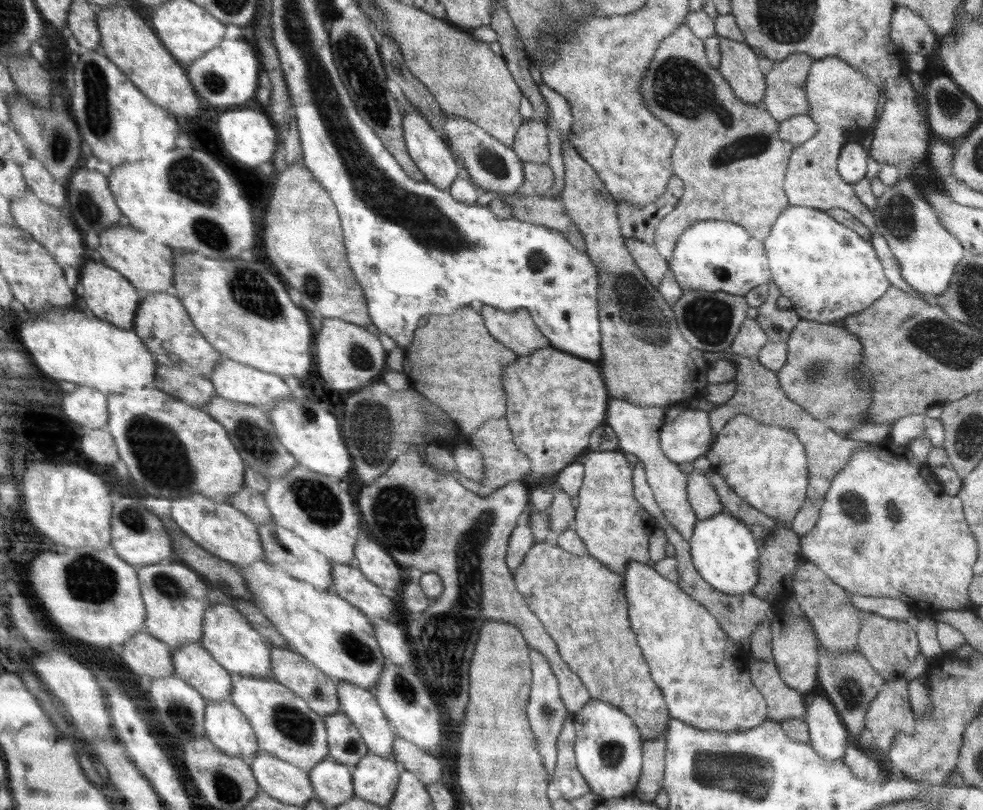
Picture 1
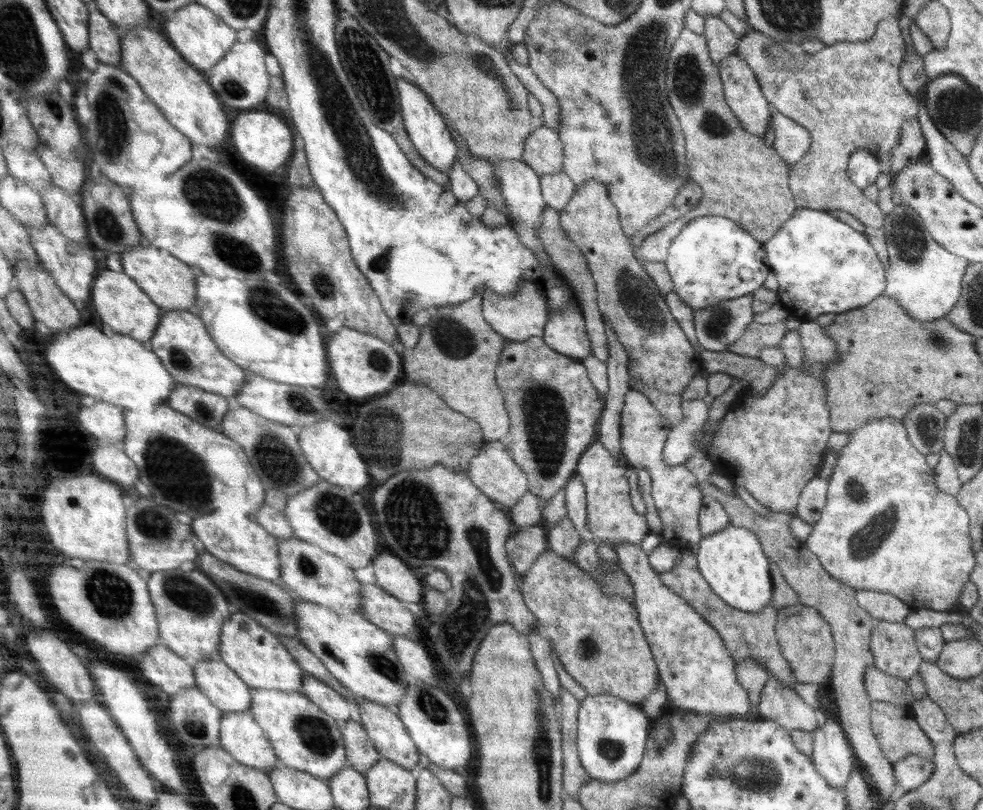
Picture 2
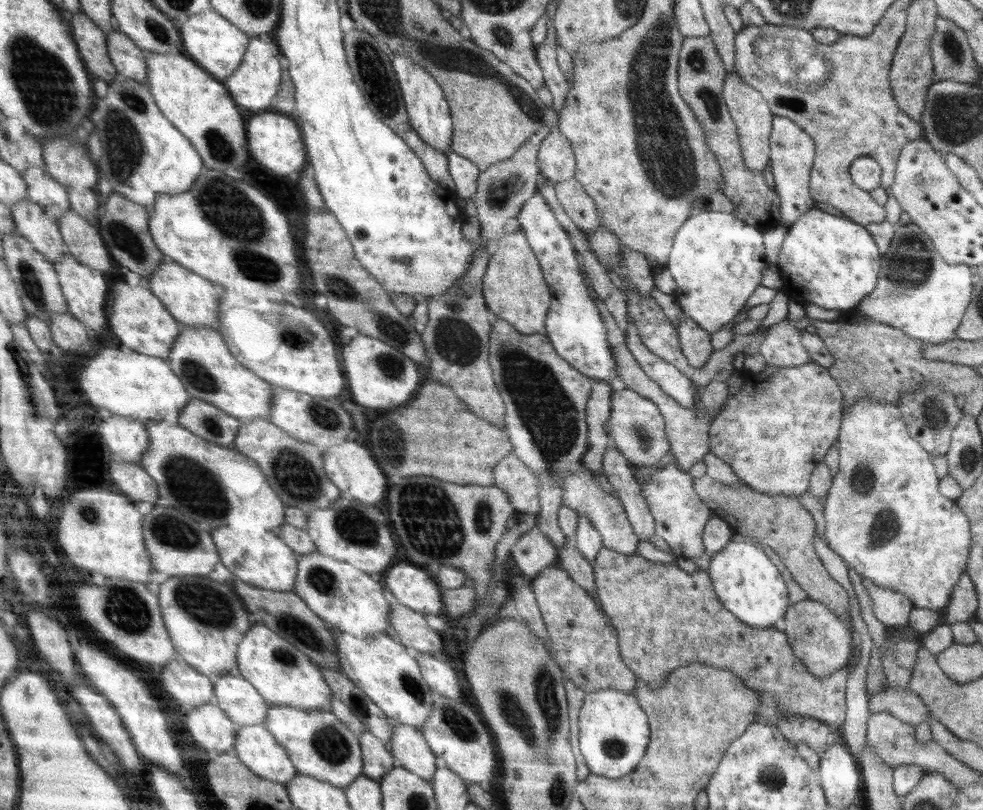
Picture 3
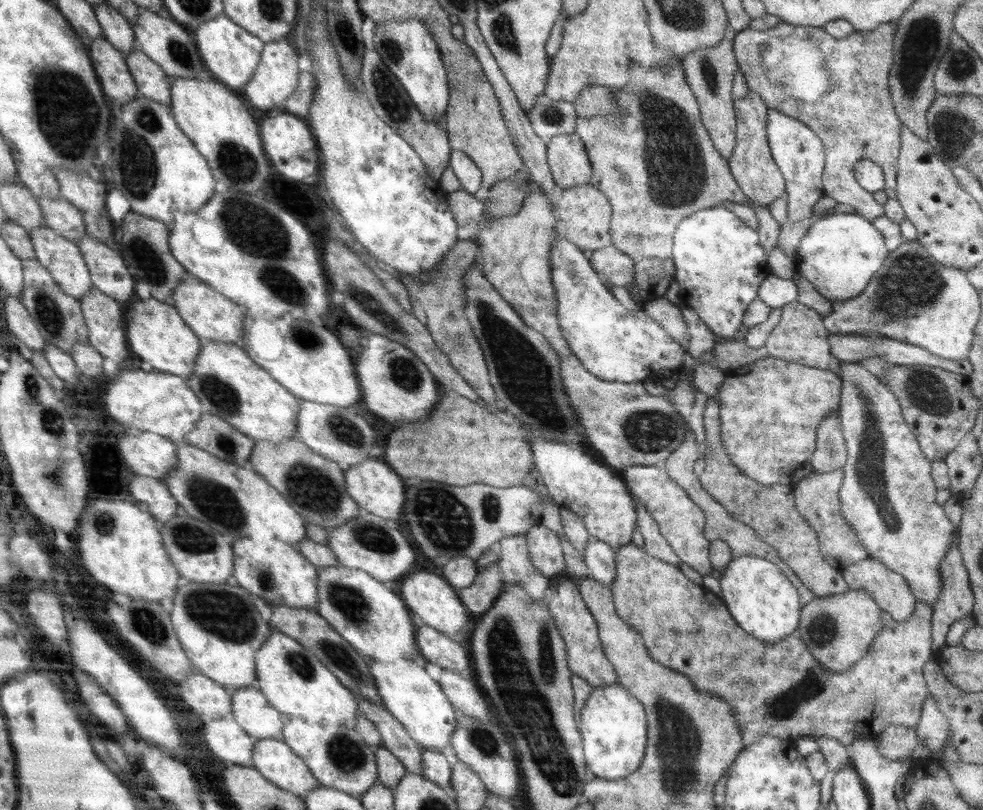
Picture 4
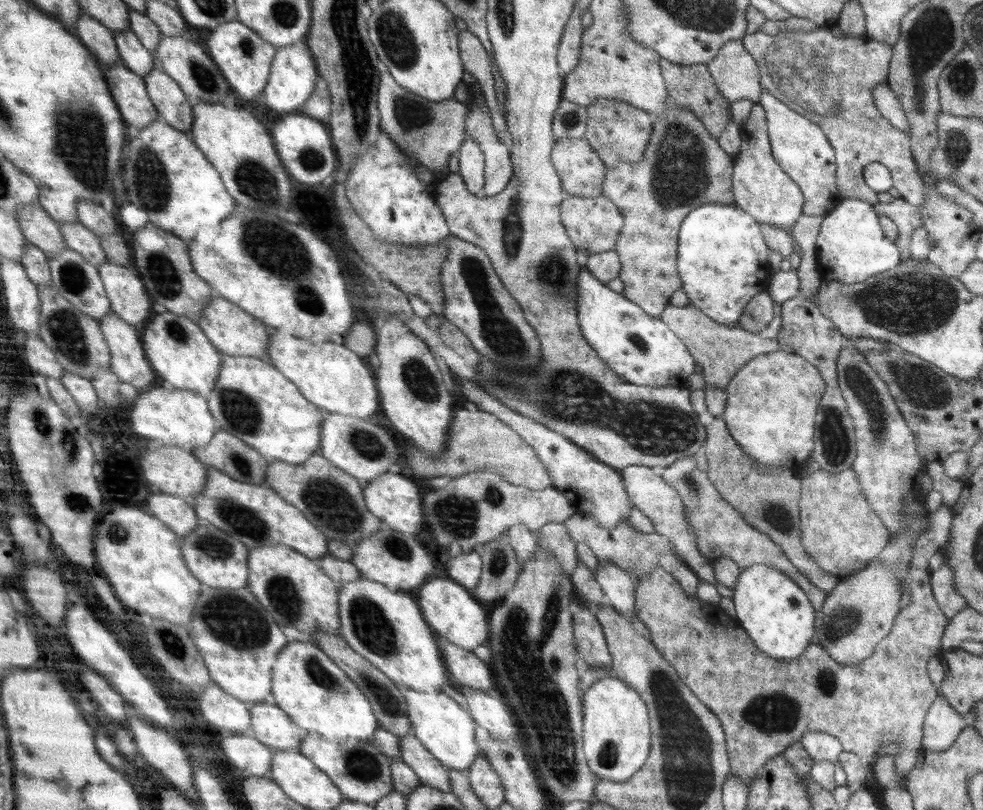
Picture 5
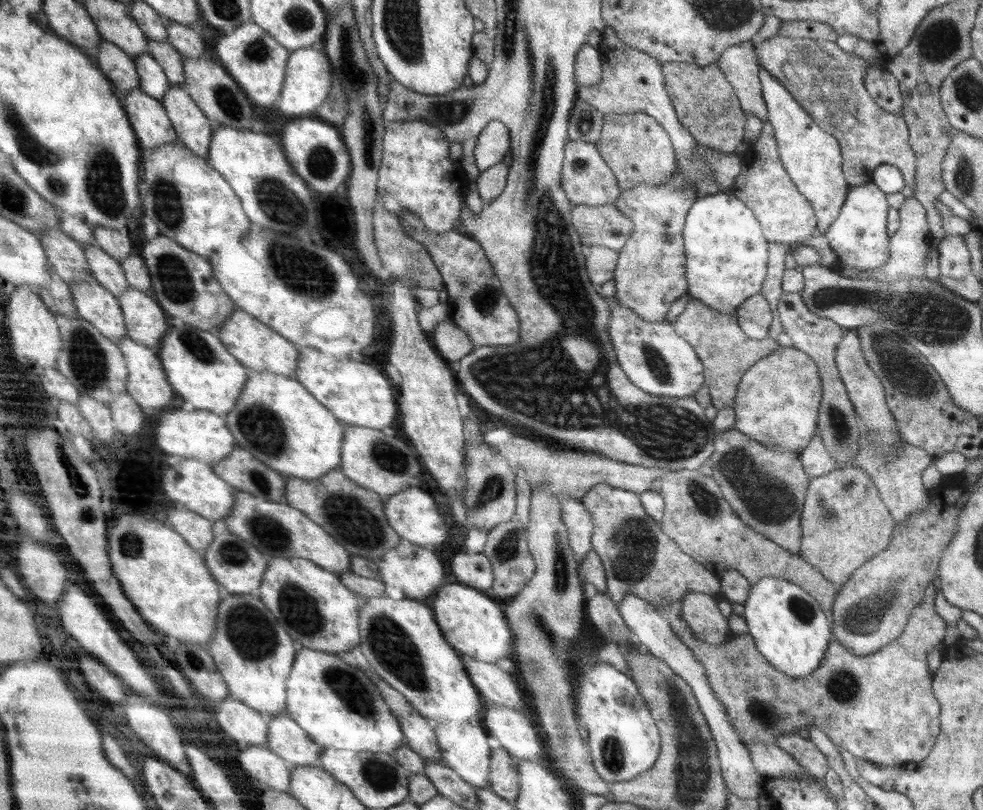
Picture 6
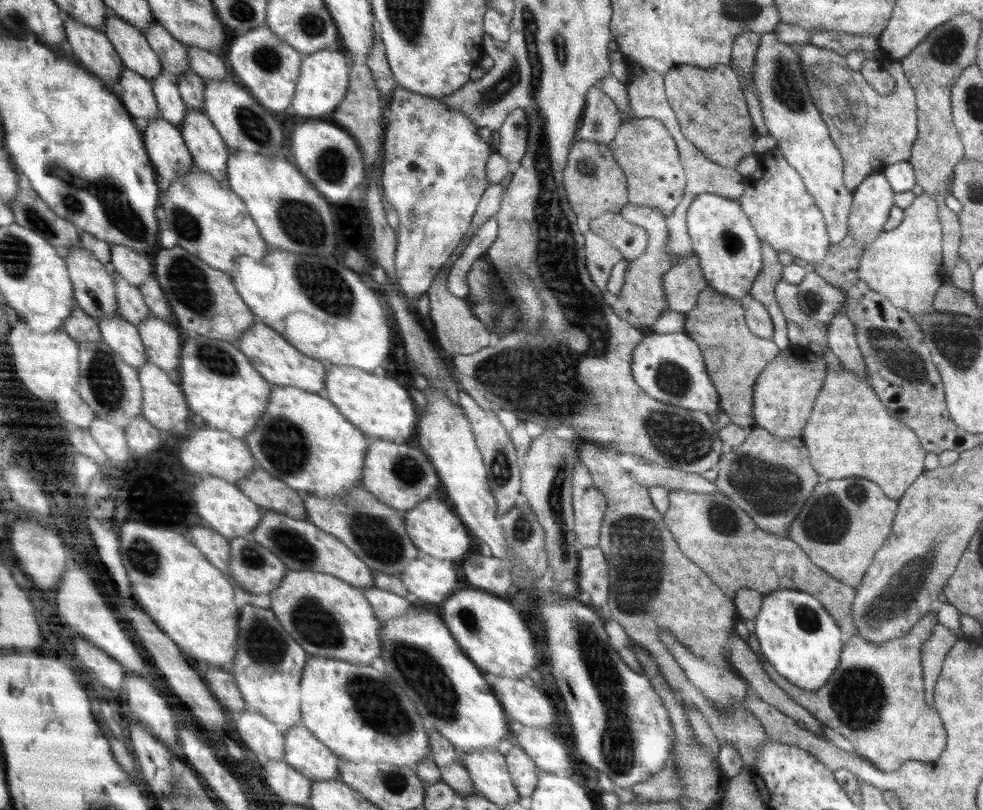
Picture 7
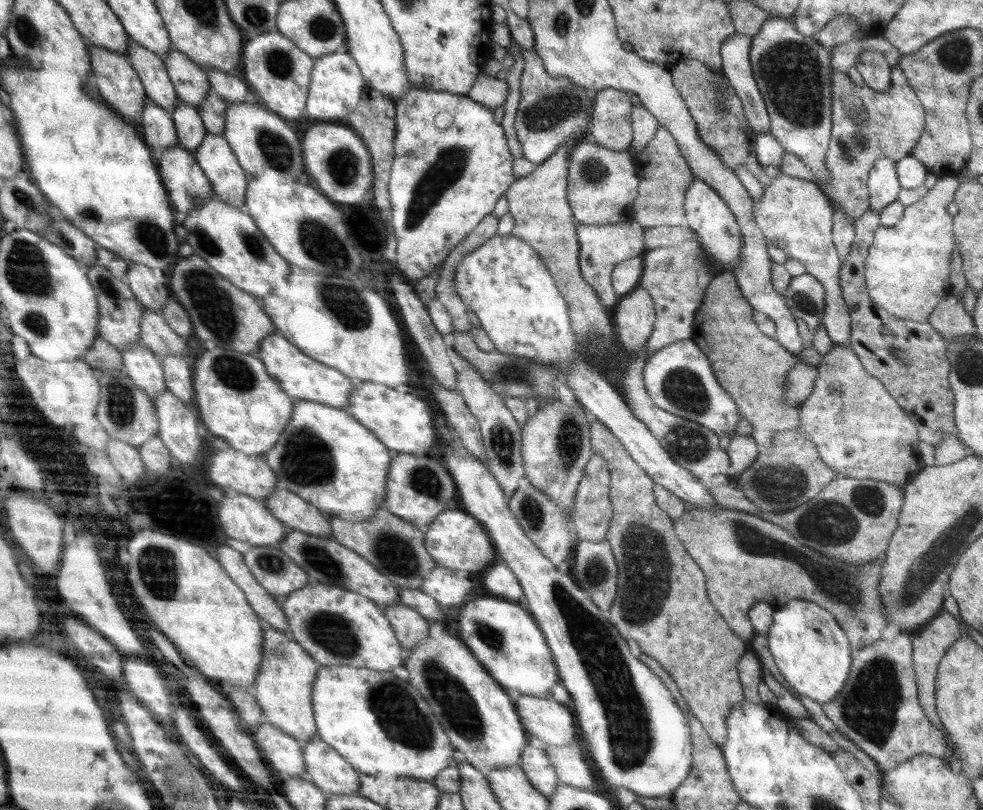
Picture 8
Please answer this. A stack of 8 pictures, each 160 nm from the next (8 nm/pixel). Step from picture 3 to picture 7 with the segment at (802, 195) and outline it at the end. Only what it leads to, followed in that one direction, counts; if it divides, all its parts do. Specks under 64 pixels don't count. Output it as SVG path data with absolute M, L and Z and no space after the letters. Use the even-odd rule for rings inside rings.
M764 33L760 37L753 68L753 86L760 99L769 134L776 138L777 147L802 178L808 194L814 198L823 215L830 244L842 242L848 232L848 215L853 198L843 180L843 158L832 142L824 119L820 118L820 111L801 67L801 58L792 45L784 44L776 33Z

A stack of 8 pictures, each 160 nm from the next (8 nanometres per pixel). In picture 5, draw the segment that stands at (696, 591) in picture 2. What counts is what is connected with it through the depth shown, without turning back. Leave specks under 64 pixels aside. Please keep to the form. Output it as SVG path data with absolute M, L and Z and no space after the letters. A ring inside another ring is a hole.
M944 503L942 506L930 512L929 525L927 529L917 538L915 549L913 550L913 557L910 559L910 566L908 569L908 576L906 580L909 582L909 596L907 601L904 601L896 620L893 622L891 633L877 644L872 656L862 663L856 663L853 665L839 664L834 662L829 654L816 642L811 642L808 648L804 651L804 654L800 659L794 659L794 661L778 661L772 657L768 657L764 654L755 644L754 641L737 626L735 619L731 619L718 605L707 605L703 603L698 597L688 598L688 595L684 592L681 584L669 573L666 572L660 565L657 566L651 574L643 574L638 576L635 585L635 613L637 614L638 622L642 622L642 631L646 637L652 642L652 644L658 649L658 652L662 655L665 662L668 662L672 668L674 668L678 678L681 682L686 684L686 687L694 694L700 702L706 705L720 720L720 725L725 733L725 743L728 751L731 774L734 773L741 781L750 783L755 778L755 774L760 768L768 762L768 759L774 758L777 754L781 754L783 750L790 746L792 743L799 743L808 731L820 732L830 734L830 736L838 739L843 746L843 750L846 752L852 752L857 754L866 764L873 764L877 757L880 755L900 754L904 750L918 750L922 749L922 727L924 727L924 719L926 719L926 713L934 703L936 699L936 688L934 688L930 678L927 674L928 662L934 658L934 656L940 654L941 640L948 626L949 620L944 616L942 610L940 610L939 604L934 598L931 591L931 573L928 568L928 560L943 552L943 546L949 540L949 530L951 530L951 524L953 521L953 512L951 507L947 507Z

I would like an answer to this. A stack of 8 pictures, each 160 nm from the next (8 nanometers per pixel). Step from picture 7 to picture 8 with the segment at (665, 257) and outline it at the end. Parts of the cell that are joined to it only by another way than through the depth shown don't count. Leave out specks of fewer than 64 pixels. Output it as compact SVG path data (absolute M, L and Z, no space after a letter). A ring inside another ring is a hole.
M643 287L620 297L612 320L625 350L638 352L647 343L656 321L654 308L651 295Z

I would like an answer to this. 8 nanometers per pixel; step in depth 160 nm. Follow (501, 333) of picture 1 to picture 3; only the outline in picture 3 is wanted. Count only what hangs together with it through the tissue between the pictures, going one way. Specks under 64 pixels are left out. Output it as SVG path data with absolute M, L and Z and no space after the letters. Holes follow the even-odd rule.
M518 229L505 234L492 246L486 272L483 276L482 292L490 312L502 318L519 333L527 336L547 334L546 318L552 302L539 261L528 246L524 231Z

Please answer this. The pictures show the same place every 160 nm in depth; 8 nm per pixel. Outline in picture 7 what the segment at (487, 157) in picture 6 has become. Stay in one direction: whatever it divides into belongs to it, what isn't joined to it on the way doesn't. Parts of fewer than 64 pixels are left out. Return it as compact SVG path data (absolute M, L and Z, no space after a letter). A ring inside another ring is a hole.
M518 109L505 118L499 128L500 146L498 154L502 155L512 166L524 158L529 145L528 121L524 109Z

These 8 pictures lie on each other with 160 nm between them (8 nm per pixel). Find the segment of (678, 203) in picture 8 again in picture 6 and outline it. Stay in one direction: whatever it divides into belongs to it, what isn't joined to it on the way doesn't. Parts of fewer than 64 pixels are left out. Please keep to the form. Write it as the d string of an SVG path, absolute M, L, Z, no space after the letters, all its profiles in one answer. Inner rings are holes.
M604 114L604 124L598 141L598 152L612 169L620 190L626 191L638 183L662 185L677 169L675 150L669 134L649 114Z

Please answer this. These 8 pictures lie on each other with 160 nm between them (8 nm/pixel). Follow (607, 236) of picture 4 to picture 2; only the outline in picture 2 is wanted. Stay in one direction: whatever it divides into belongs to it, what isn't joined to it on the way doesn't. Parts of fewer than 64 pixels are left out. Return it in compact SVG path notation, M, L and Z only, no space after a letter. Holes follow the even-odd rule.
M564 171L556 174L539 175L540 192L546 205L562 212L566 204L570 203L575 184Z

